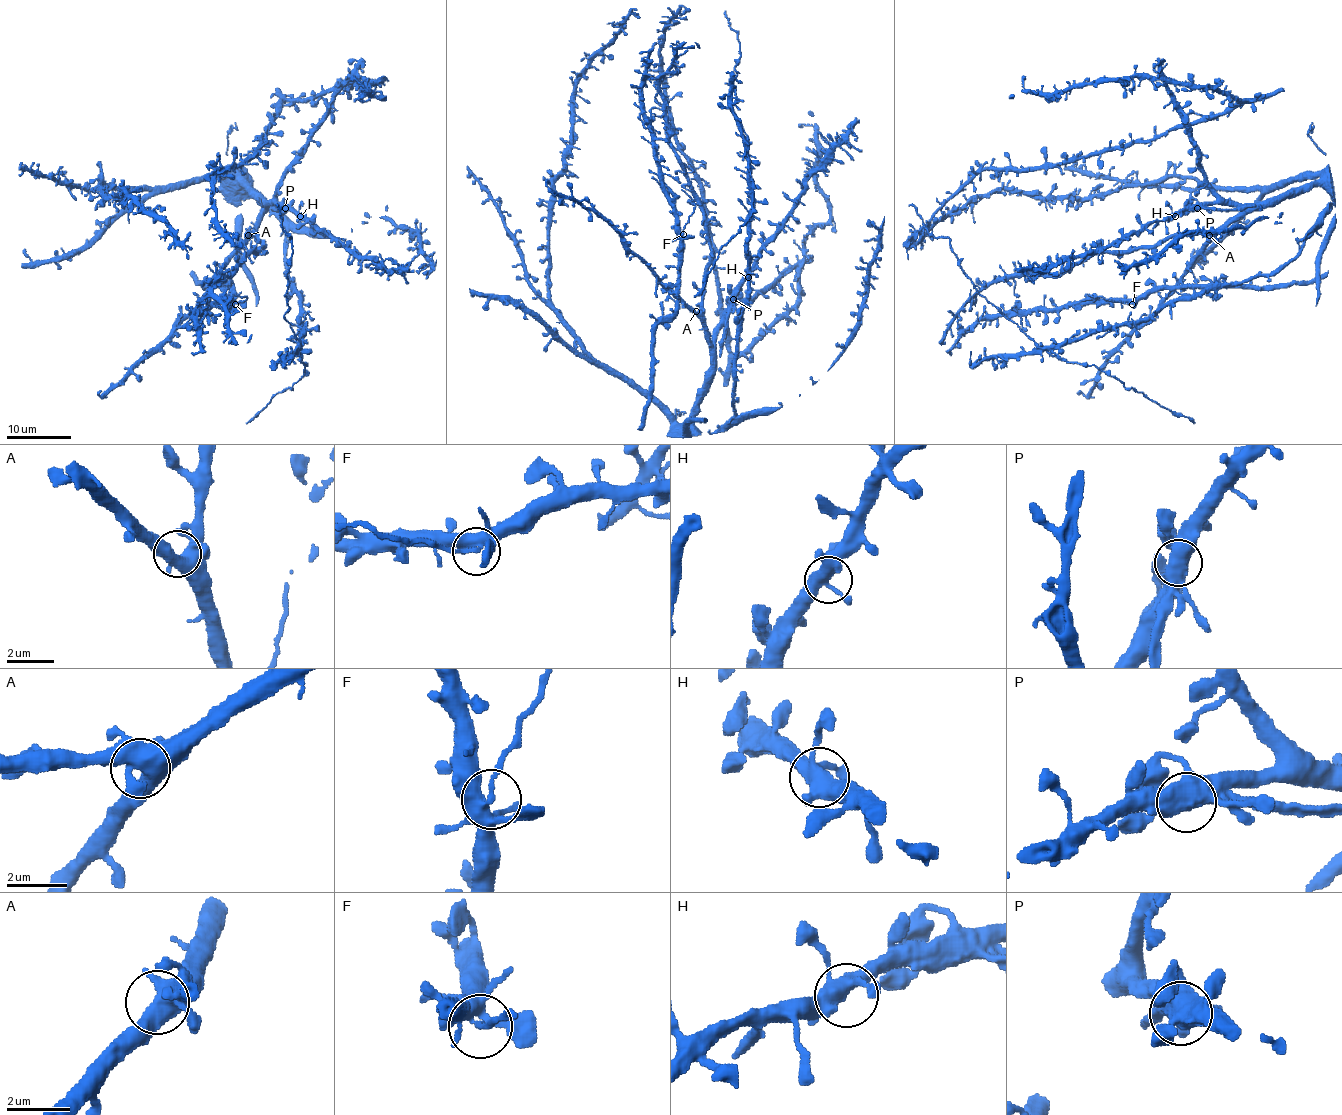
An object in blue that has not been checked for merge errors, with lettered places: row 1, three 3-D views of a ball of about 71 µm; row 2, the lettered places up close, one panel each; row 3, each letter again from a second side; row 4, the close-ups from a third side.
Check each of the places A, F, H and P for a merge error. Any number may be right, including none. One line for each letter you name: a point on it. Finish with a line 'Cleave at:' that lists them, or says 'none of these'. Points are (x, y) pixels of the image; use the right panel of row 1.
F: at (1132, 304)
P: at (1197, 208)
Cleave at: F, P

